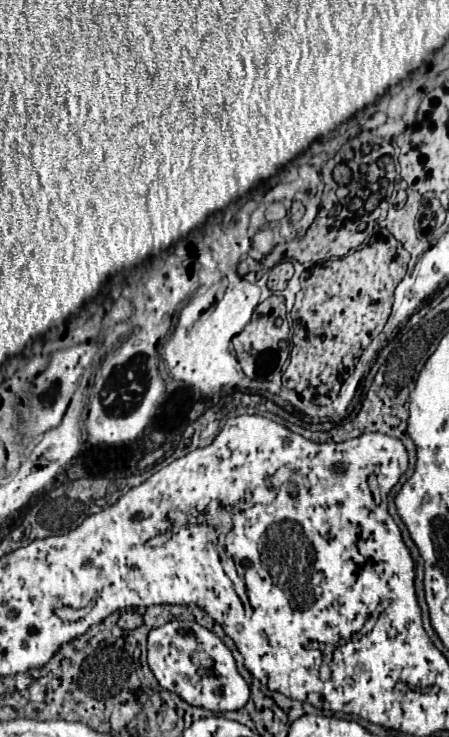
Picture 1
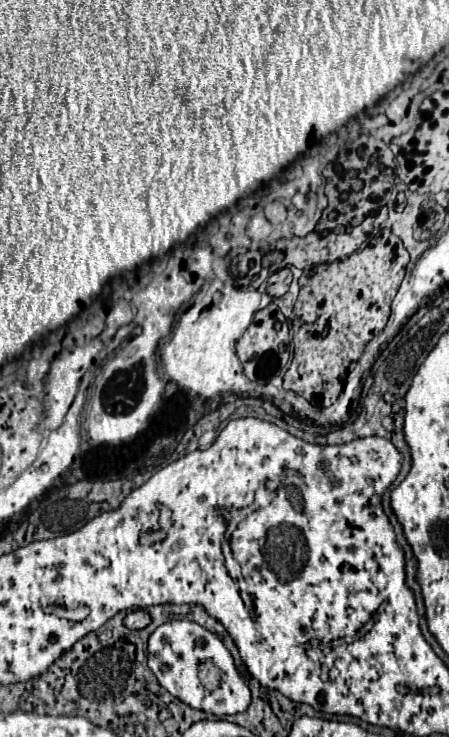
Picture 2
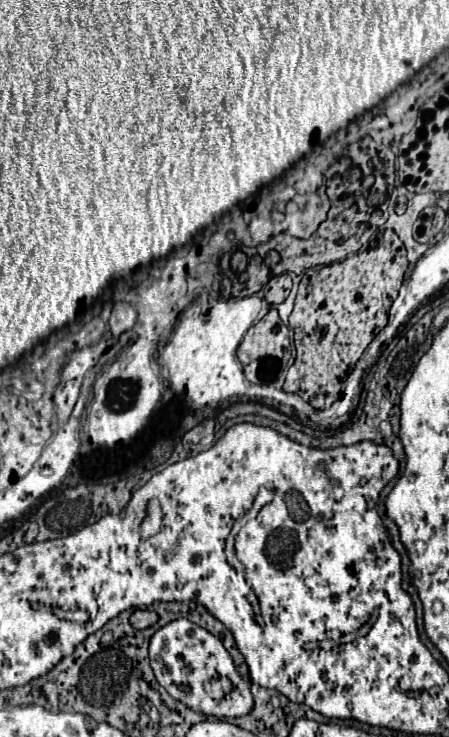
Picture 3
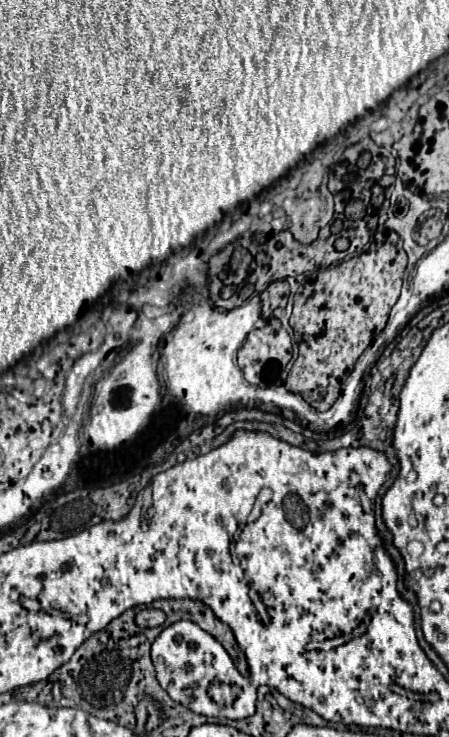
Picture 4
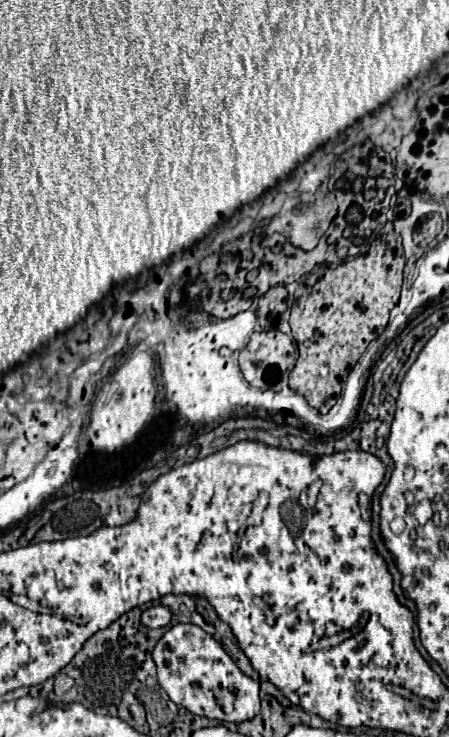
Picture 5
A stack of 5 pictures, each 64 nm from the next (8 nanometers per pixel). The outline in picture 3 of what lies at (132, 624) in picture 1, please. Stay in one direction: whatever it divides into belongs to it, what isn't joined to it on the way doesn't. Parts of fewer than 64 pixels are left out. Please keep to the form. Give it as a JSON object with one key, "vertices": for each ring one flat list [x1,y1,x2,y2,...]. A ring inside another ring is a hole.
{"vertices":[[134,610,134,614,130,616,130,624,132,624,136,630,148,628,148,626,152,626,156,620,158,620,158,614,156,614,156,612,150,612,150,610]]}

